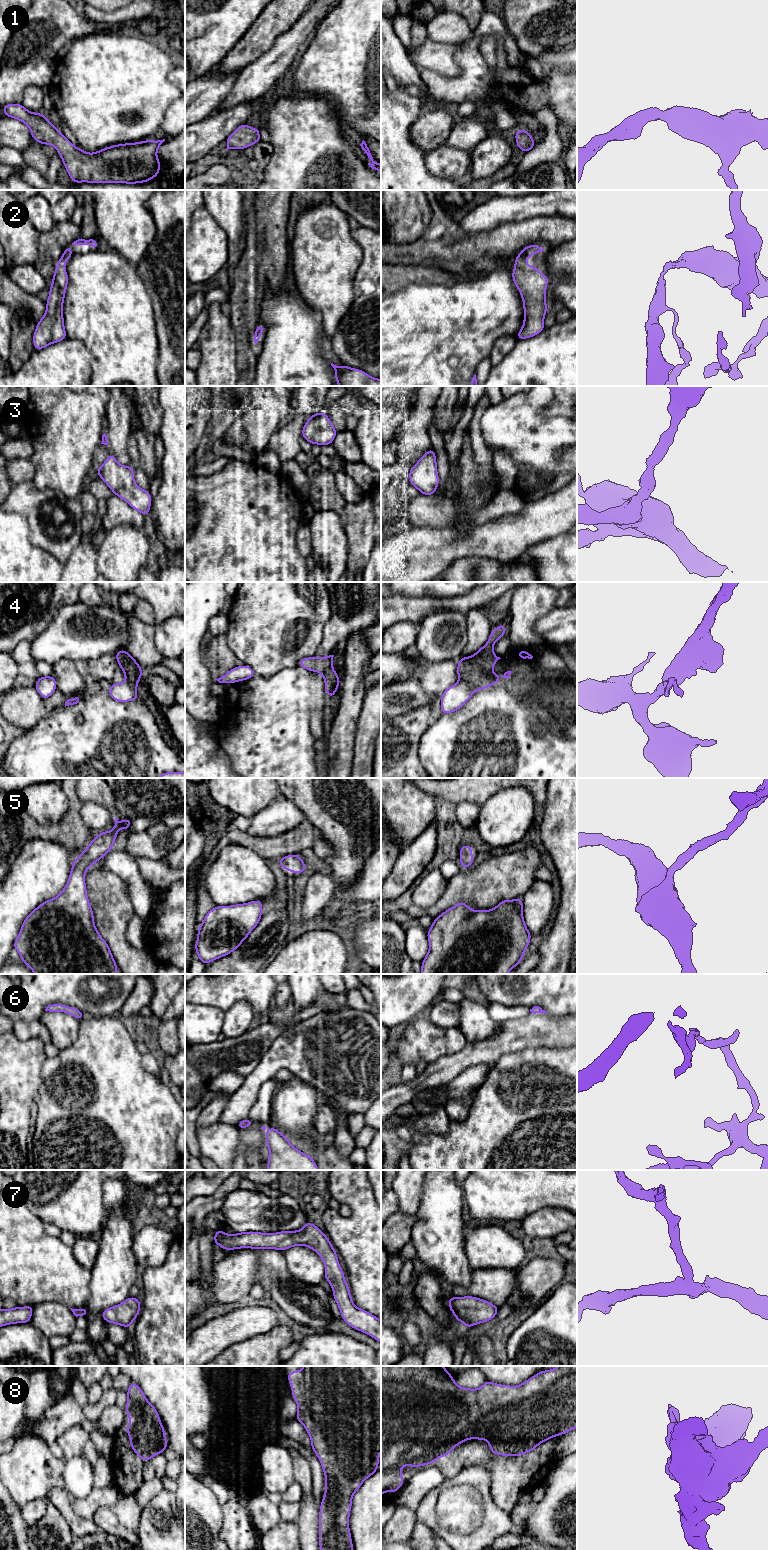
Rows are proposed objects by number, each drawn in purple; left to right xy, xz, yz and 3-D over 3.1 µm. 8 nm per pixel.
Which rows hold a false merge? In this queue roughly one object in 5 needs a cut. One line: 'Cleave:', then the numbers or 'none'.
Cleave: 4

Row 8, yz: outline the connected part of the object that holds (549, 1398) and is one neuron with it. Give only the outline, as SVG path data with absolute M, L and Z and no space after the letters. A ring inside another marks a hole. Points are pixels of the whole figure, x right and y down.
M381 1366L381 1494L386 1494L388 1490L391 1490L392 1493L397 1494L396 1491L404 1483L404 1477L401 1475L401 1468L403 1466L409 1465L412 1466L413 1468L416 1468L419 1466L431 1464L433 1462L435 1463L435 1461L439 1459L441 1456L443 1457L448 1456L454 1447L458 1446L462 1442L467 1441L468 1439L479 1440L486 1439L490 1446L490 1451L495 1455L520 1456L522 1454L526 1454L530 1451L533 1451L542 1442L550 1440L554 1436L560 1436L562 1434L565 1434L568 1431L574 1430L576 1427L577 1427L577 1366L558 1366L555 1369L541 1371L518 1386L501 1385L486 1380L479 1389L462 1388L458 1386L455 1383L452 1375L443 1366Z

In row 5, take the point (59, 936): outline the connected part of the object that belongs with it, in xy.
M116 817L114 821L112 830L100 832L73 861L69 879L62 892L40 904L24 920L13 948L35 974L117 974L117 964L109 946L95 927L85 884L86 871L113 850L118 830L124 828L128 832L133 820L126 818L119 822Z

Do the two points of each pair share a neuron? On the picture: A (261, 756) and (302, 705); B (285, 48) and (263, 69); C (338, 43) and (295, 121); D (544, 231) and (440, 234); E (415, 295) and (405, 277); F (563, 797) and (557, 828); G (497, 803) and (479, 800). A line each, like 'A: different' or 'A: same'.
A: same
B: same
C: different
D: same
E: different
F: same
G: different

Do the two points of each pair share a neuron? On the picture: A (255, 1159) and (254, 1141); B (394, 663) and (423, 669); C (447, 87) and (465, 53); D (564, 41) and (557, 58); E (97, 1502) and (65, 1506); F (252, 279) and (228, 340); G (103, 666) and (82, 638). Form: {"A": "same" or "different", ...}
{"A": "different", "B": "same", "C": "same", "D": "same", "E": "different", "F": "different", "G": "different"}

